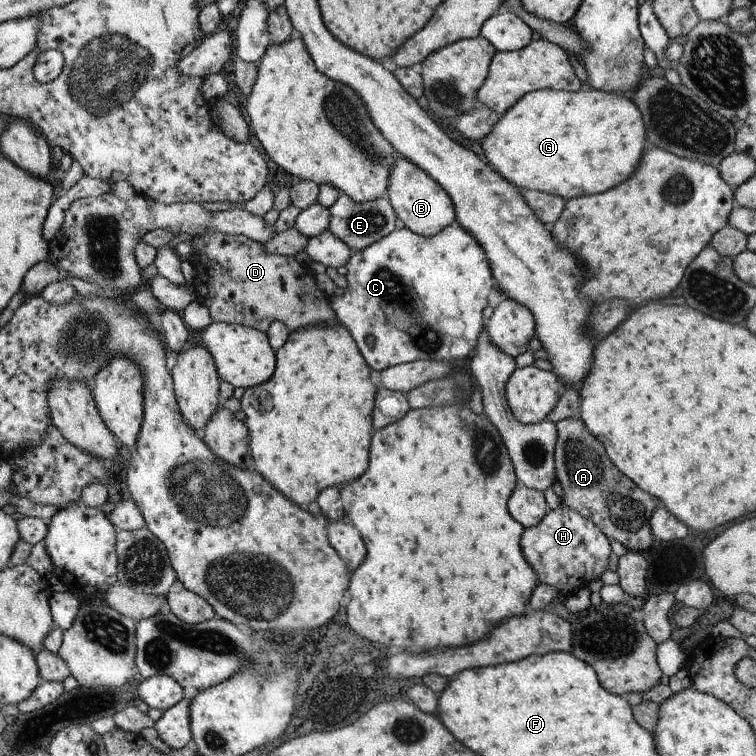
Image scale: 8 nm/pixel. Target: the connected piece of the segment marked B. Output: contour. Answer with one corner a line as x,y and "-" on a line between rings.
398,156
394,159
389,172
386,196
395,210
396,216
404,222
405,227
413,233
431,237
438,234
445,226
456,221
456,211
450,195
419,166
410,162
407,158

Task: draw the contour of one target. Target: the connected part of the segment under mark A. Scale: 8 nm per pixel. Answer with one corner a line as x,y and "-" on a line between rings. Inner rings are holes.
580,418
564,419
555,425
555,471
563,490
562,504
592,521
610,540
618,540
628,551
648,550
655,540
649,522
661,500
642,490
613,465
604,445

